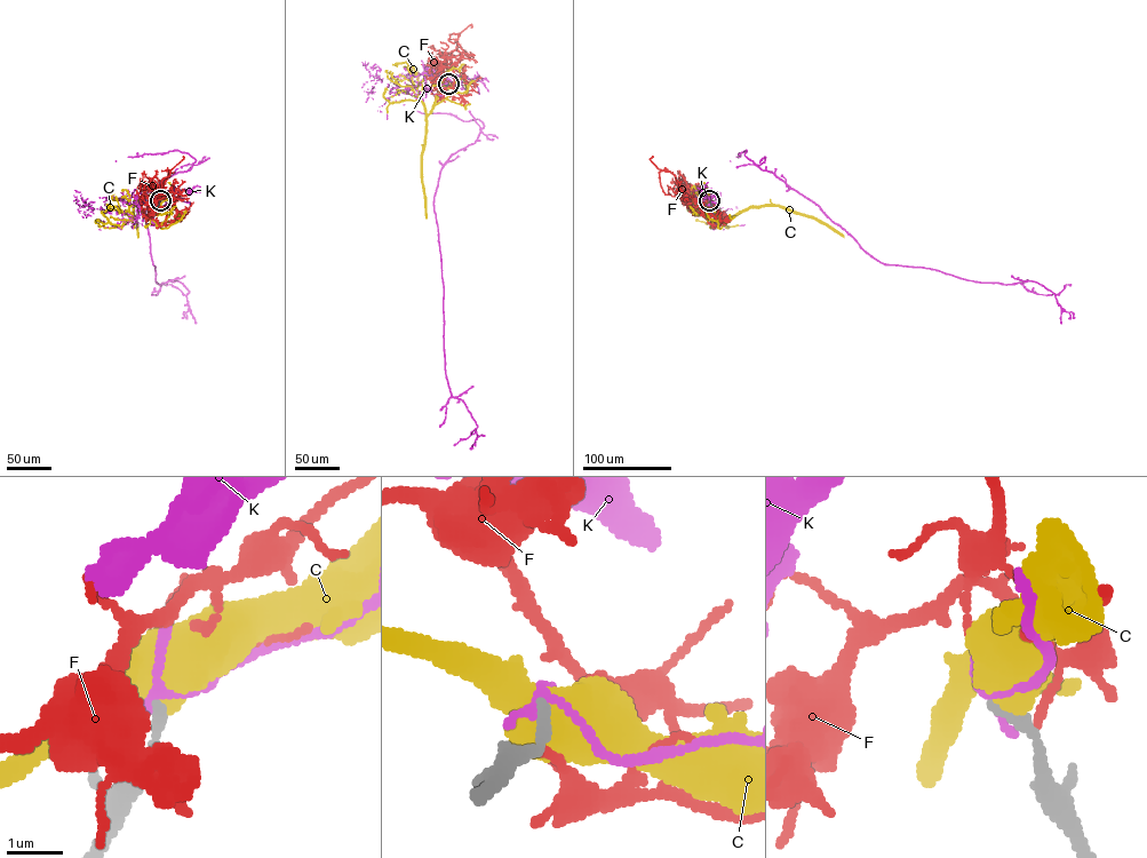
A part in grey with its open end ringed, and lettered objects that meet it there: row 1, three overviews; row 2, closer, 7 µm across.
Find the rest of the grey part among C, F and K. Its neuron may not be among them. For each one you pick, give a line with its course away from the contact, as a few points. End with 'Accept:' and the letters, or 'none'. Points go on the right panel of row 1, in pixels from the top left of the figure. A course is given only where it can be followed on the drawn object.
Accept: none

